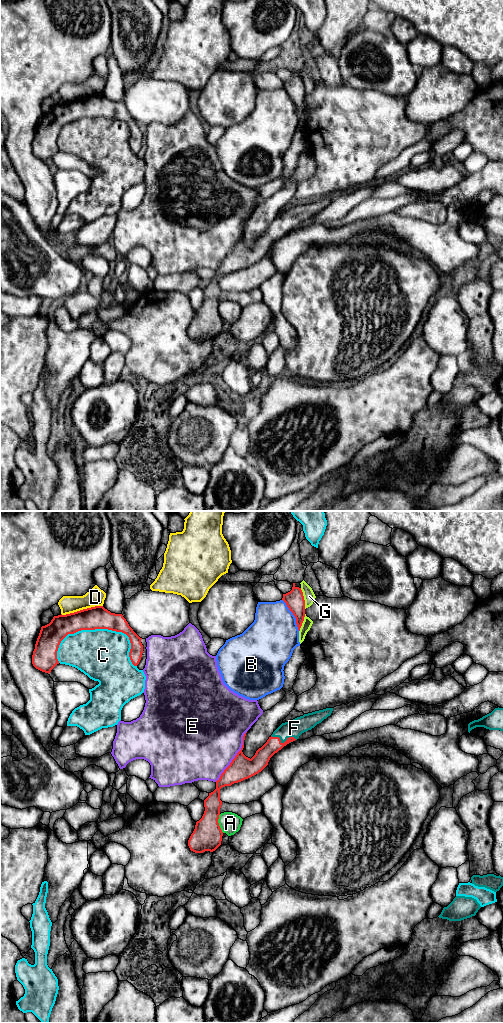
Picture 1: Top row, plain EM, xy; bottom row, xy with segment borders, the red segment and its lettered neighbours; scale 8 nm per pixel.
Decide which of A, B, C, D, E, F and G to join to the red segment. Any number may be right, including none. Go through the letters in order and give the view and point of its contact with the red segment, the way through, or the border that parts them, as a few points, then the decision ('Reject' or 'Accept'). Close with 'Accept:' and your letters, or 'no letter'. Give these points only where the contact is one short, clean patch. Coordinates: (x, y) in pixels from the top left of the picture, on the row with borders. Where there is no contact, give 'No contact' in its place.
A: Touches red at xy (218, 823). Boundary: xy (219, 814), (218, 825), (223, 832). Reject
B: Touches red at xy (293, 614). Reject
C: Touches red at xy (105, 628). Reject
D: Touches red at xy (81, 610). Boundary: xy (102, 605), (61, 614). Reject
E: Touches red at xy (235, 756). Reject
F: Touches red at xy (284, 742). Path across: xy (260, 760), (277, 742), (284, 742), (294, 728). Accept
G: Touches red at xy (303, 598). Reject
Accept: F

